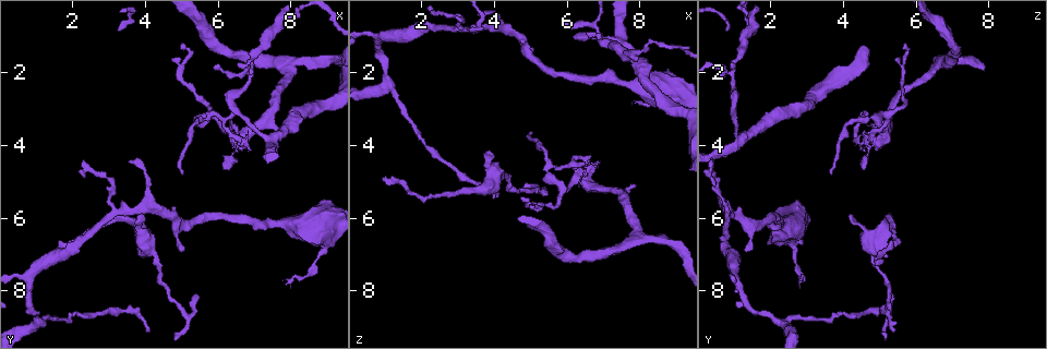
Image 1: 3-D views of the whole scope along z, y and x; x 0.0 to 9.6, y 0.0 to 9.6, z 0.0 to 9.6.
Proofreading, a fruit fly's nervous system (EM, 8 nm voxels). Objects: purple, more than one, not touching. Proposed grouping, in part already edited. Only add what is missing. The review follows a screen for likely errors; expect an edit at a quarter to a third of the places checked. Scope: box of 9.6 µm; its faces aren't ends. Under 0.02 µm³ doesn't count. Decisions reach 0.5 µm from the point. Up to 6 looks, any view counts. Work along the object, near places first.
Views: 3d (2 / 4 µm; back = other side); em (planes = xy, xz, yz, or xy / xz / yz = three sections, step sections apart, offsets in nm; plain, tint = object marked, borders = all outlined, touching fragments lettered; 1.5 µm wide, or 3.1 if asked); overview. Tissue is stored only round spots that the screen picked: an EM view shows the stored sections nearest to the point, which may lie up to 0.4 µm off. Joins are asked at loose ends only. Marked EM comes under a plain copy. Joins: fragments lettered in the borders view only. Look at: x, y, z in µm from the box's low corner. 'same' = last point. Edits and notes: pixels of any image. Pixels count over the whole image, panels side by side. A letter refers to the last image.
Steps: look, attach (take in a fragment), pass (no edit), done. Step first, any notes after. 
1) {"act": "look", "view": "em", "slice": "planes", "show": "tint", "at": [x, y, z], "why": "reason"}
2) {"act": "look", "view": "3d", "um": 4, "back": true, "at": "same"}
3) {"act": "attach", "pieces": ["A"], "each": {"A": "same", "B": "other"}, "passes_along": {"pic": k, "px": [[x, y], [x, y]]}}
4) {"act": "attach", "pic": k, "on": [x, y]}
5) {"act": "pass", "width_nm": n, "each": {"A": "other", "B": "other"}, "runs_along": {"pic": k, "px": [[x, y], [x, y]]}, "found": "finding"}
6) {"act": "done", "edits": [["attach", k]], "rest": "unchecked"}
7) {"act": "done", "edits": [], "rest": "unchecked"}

{"act": "look", "view": "3d", "um": 2, "at": [5.90, 1.90, 0.70], "why": "tapers out"}

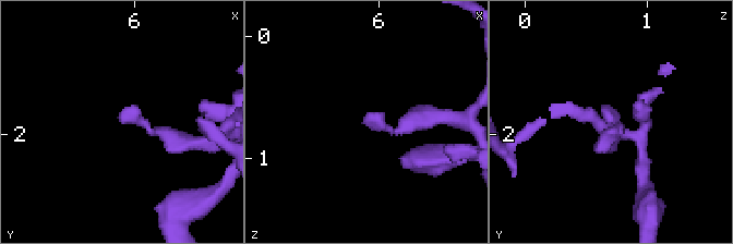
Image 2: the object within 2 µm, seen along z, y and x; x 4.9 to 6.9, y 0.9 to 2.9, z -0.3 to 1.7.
{"act": "look", "view": "em", "slice": "planes", "show": "borders", "at": [5.88, 1.86, 0.64], "why": "now the EM"}

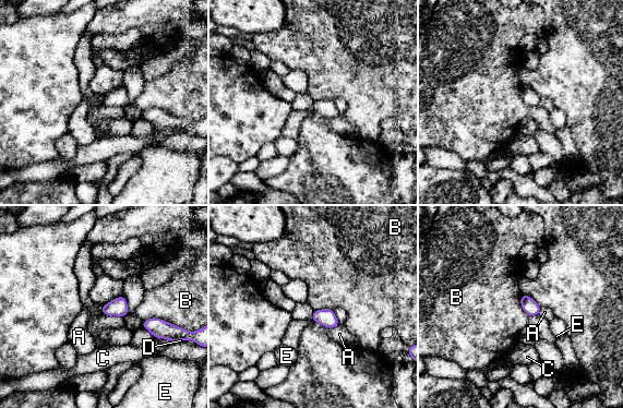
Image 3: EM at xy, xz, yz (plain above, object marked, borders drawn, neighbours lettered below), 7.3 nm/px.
{"act": "pass", "each": {"A": "other", "B": "other", "C": "other", "D": "other", "E": "other"}, "found": "no lettered fragment goes on from it"}

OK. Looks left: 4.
{"act": "look", "view": "em", "slice": "xy", "step": 8, "show": "borders", "at": [4.95, 1.30, 5.70]}

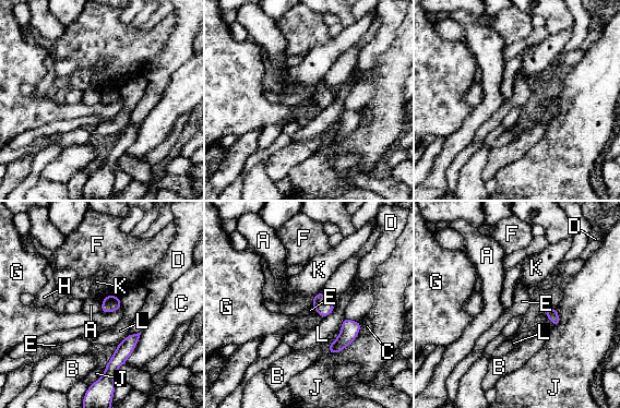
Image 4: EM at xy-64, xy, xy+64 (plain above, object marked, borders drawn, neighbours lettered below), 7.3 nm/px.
{"act": "look", "view": "em", "slice": "planes", "show": "borders", "at": "same"}

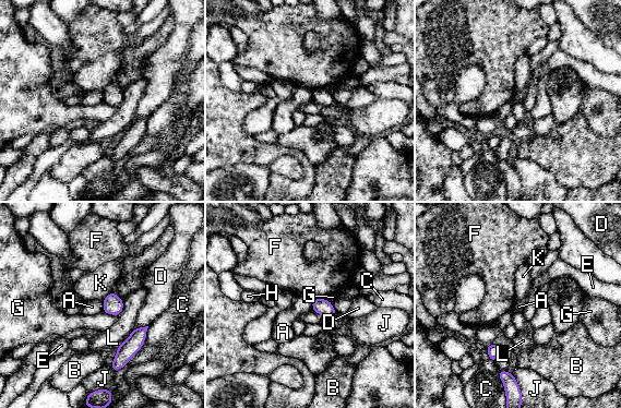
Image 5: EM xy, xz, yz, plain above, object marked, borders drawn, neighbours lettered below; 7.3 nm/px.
{"act": "pass", "width_nm": 120, "each": {"A": "other", "B": "other", "C": "other", "D": "other", "E": "other", "F": "other", "G": "other", "H": "other", "J": "other", "K": "other", "L": "other"}, "border": {"pic": 5, "px": [[104, 300], [102, 311]]}, "found": "none of them fits"}

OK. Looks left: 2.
{"act": "look", "view": "3d", "um": 2, "at": [3.80, 6.00, 4.10], "why": "free end"}

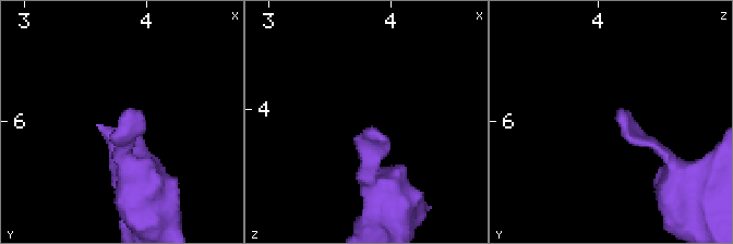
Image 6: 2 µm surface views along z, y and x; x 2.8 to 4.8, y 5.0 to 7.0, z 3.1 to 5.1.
{"act": "look", "view": "em", "slice": "planes", "show": "borders", "at": [3.82, 5.94, 4.16], "why": "need the tissue"}

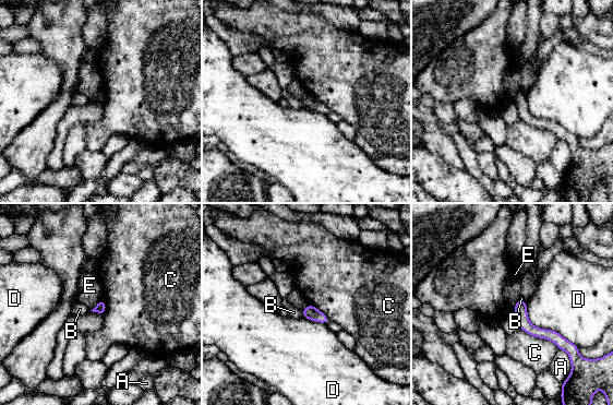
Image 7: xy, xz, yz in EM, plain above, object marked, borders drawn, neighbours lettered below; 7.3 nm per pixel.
{"act": "pass", "each": {"A": "other", "B": "other", "C": "other", "D": "other", "E": "other"}, "found": "none of them fits"}

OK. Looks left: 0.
{"act": "done", "edits": [], "rest": "unchecked"}

